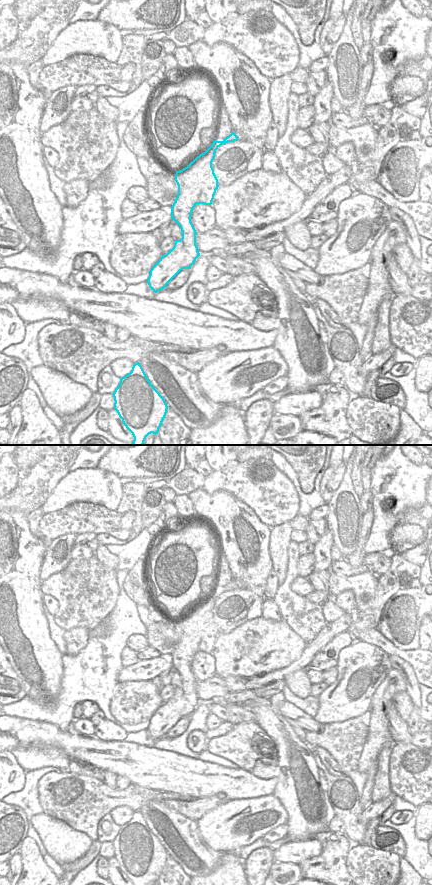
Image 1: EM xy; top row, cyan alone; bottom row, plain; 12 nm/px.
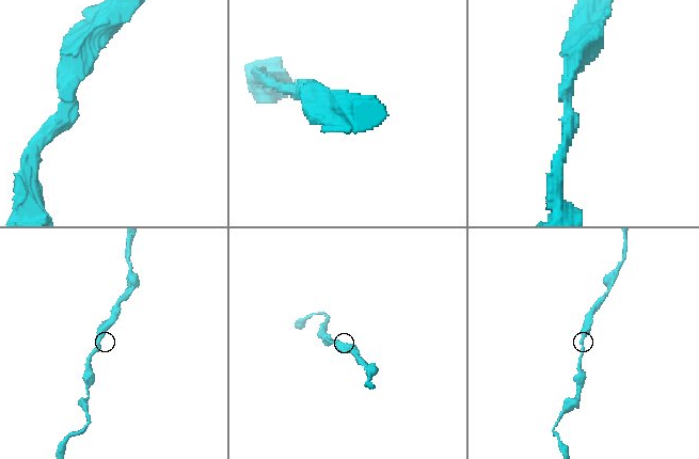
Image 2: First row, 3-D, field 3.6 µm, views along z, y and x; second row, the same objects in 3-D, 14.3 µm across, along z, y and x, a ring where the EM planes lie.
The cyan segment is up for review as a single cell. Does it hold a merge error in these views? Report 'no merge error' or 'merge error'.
no merge error

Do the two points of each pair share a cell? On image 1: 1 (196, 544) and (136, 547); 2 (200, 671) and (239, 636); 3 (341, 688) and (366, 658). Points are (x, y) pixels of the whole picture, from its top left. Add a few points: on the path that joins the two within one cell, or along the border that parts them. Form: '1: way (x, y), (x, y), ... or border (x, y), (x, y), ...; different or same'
1: border (153, 548), (149, 555); different
2: border (210, 653), (214, 659), (214, 672), (216, 674); different
3: way (347, 680), (351, 672), (358, 666); same

